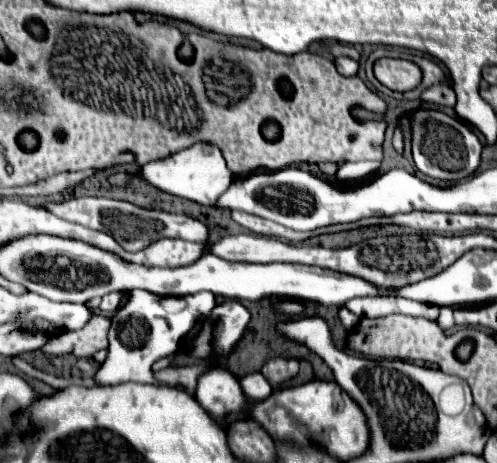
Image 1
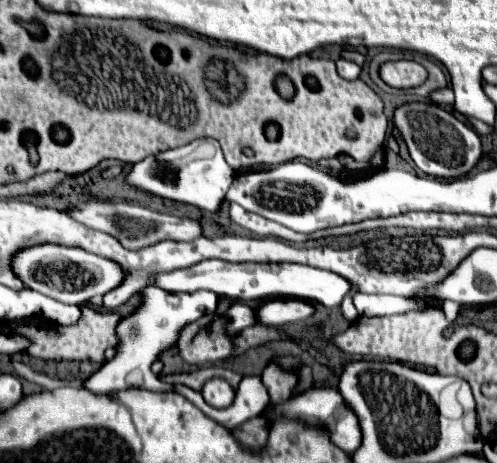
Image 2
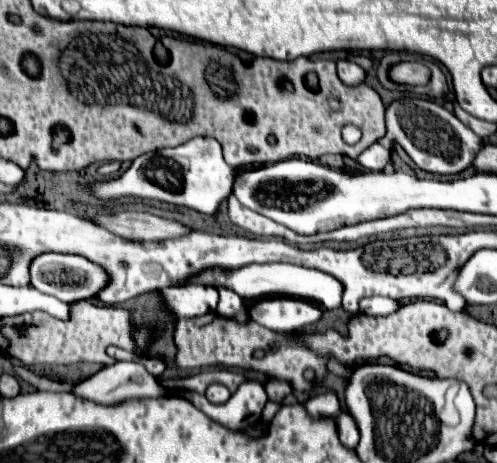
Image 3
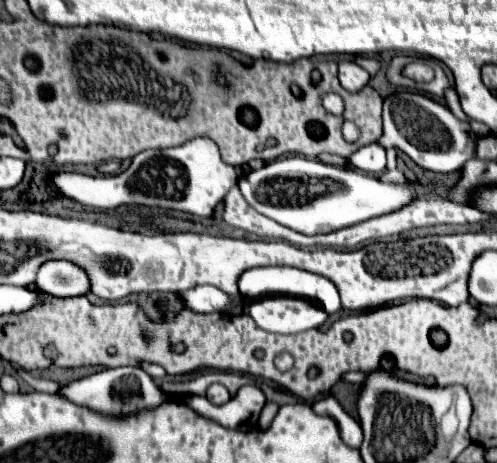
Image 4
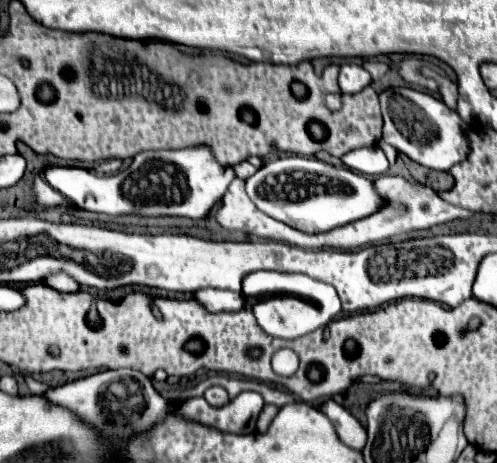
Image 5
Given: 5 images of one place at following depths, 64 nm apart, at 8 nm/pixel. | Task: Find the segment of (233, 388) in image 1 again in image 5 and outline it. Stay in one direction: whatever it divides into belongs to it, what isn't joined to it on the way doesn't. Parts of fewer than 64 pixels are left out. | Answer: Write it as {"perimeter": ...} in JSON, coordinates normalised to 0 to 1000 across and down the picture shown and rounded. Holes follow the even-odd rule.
{"perimeter":[[[427,834],[410,847],[410,864],[423,873],[423,877],[451,877],[459,873],[459,851],[447,834]]]}

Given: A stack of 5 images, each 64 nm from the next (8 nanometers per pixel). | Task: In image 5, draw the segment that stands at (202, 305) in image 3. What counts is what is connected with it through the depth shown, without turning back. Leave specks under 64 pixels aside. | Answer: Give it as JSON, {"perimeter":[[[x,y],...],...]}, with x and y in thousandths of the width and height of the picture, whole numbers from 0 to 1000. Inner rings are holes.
{"perimeter":[[[410,622],[390,631],[390,644],[410,657],[410,665],[419,665],[419,674],[443,674],[443,670],[483,670],[491,661],[491,644],[479,631],[463,631],[463,626],[427,626],[427,622]]]}

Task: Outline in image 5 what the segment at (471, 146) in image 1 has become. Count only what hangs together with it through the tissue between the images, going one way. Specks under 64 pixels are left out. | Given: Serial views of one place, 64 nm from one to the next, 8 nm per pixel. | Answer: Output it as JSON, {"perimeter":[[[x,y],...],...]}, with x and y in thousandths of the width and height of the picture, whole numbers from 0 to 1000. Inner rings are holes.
{"perimeter":[[[801,190],[773,194],[765,203],[765,229],[773,251],[769,302],[789,311],[801,328],[813,328],[833,350],[865,367],[897,371],[942,337],[942,307],[930,281],[930,259],[889,216],[877,216],[873,207],[845,194]]]}

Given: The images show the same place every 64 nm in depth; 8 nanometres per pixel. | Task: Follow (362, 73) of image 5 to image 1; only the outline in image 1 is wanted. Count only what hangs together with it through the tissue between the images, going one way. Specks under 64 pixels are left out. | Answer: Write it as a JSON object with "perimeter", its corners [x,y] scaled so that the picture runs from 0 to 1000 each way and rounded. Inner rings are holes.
{"perimeter":[[[676,125],[672,138],[688,164],[716,164],[720,156],[720,134],[712,134],[708,125]]]}

